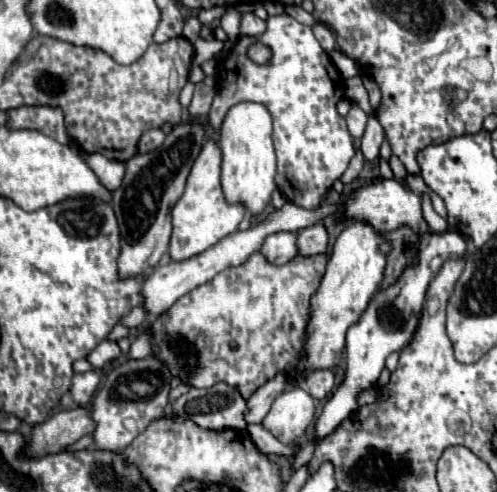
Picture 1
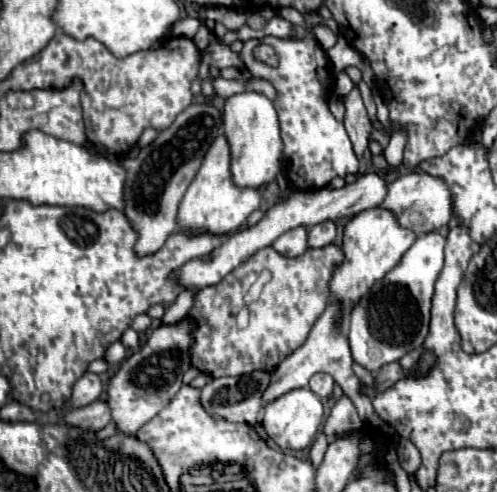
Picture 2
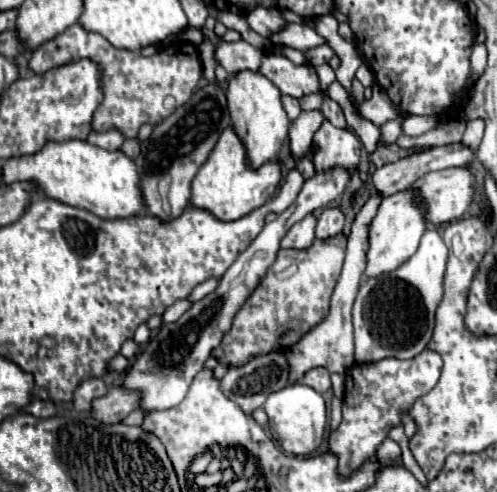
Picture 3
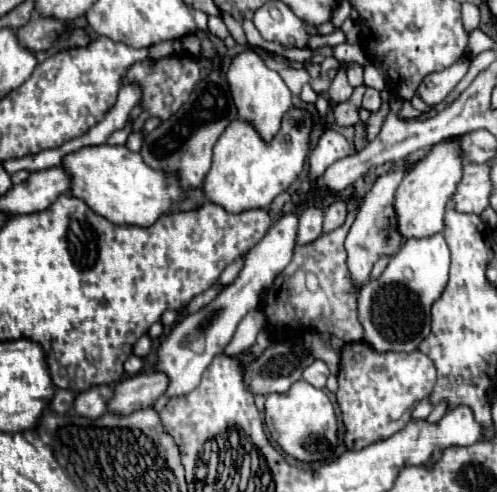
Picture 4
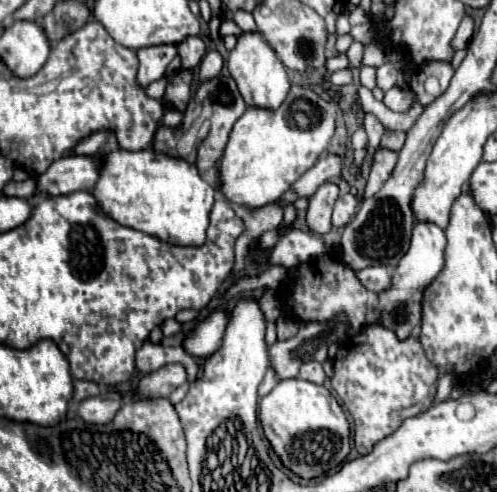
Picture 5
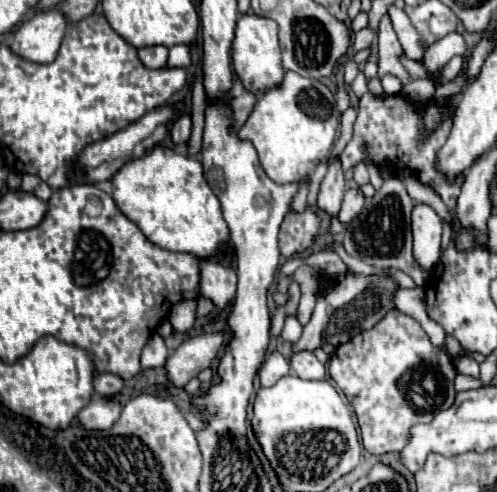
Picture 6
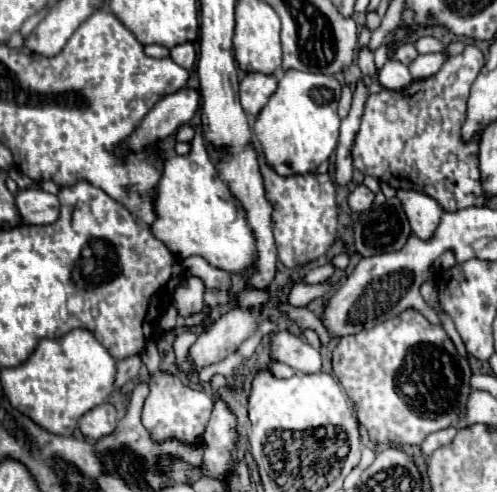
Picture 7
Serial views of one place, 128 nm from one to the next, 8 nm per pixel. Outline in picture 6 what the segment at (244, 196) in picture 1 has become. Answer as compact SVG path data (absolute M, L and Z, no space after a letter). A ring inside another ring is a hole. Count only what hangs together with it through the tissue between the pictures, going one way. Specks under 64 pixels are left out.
M254 14L240 16L236 26L236 38L232 42L232 70L242 80L244 88L256 96L282 86L284 68L282 68L282 56L278 46L278 28L274 20L260 18Z

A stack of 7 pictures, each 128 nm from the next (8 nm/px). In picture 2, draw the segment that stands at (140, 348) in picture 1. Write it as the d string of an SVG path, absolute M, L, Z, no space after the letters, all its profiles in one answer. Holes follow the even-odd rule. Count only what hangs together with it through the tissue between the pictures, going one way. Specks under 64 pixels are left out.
M186 290L186 292L182 292L182 294L176 298L176 302L166 308L160 324L162 324L162 326L164 326L164 324L176 324L180 318L184 318L184 314L190 310L190 306L192 306L192 302L194 302L194 294L196 294L196 290Z

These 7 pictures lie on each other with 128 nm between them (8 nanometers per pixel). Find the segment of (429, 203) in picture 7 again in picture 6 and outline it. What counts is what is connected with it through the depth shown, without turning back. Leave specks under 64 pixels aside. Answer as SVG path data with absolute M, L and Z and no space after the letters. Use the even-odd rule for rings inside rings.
M418 204L412 212L414 230L414 260L420 268L432 270L440 260L440 236L442 226L438 214L424 204Z

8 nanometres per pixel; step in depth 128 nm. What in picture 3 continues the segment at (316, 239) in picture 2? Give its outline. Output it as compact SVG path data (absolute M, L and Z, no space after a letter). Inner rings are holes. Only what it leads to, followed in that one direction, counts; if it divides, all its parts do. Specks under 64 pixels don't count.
M338 208L324 210L316 224L316 238L332 238L344 228L344 214Z

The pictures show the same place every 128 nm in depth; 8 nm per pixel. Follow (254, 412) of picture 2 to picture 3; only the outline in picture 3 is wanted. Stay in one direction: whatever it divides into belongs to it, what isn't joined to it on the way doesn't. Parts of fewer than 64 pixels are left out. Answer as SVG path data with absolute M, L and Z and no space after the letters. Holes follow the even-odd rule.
M272 352L268 356L258 356L254 360L250 360L246 366L240 368L230 368L228 374L220 380L220 388L224 392L226 398L230 398L232 402L236 402L244 414L252 416L252 412L260 406L264 406L266 398L272 392L282 390L284 386L288 386L288 362L286 356L282 352Z

